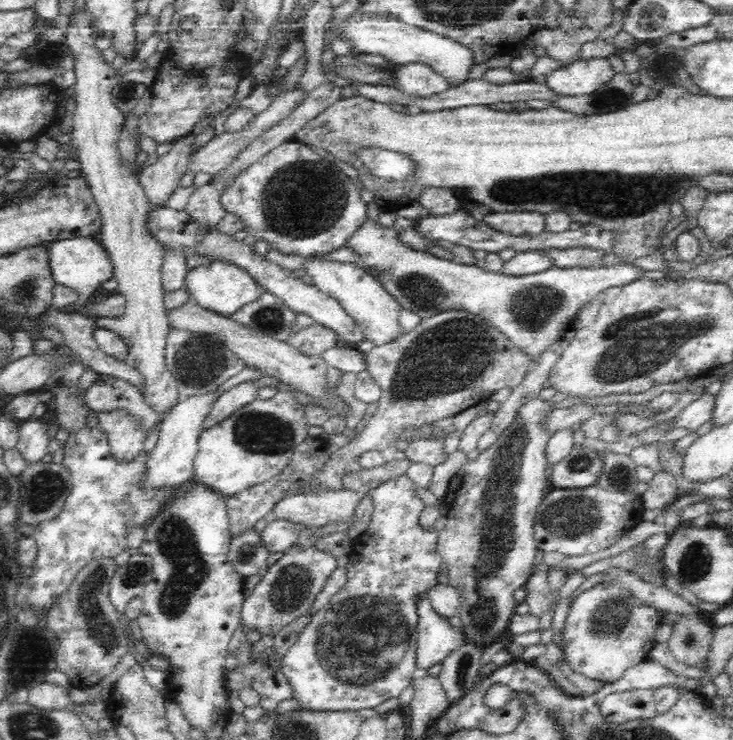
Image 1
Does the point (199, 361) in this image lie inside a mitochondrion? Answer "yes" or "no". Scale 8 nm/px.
yes

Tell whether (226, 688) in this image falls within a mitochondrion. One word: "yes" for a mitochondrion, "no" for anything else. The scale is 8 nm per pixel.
no

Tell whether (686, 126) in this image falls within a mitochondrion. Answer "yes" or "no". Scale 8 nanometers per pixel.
no

